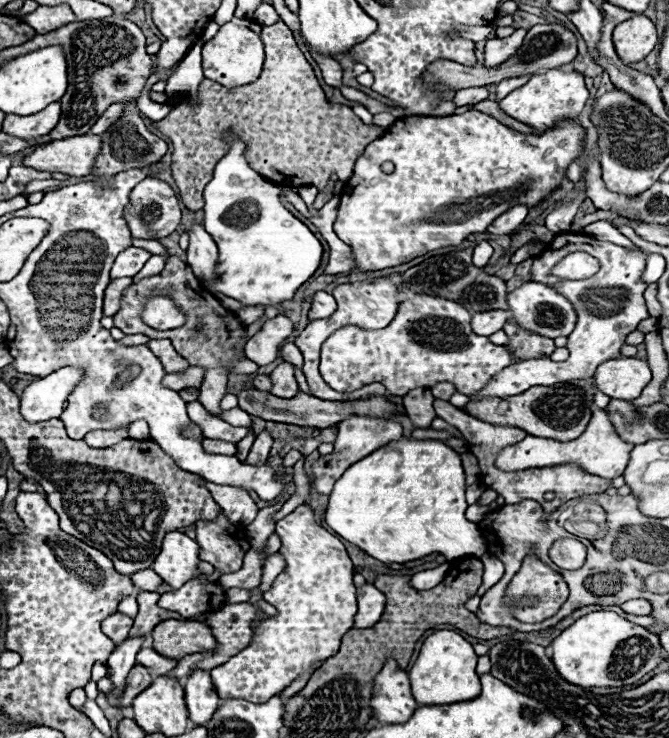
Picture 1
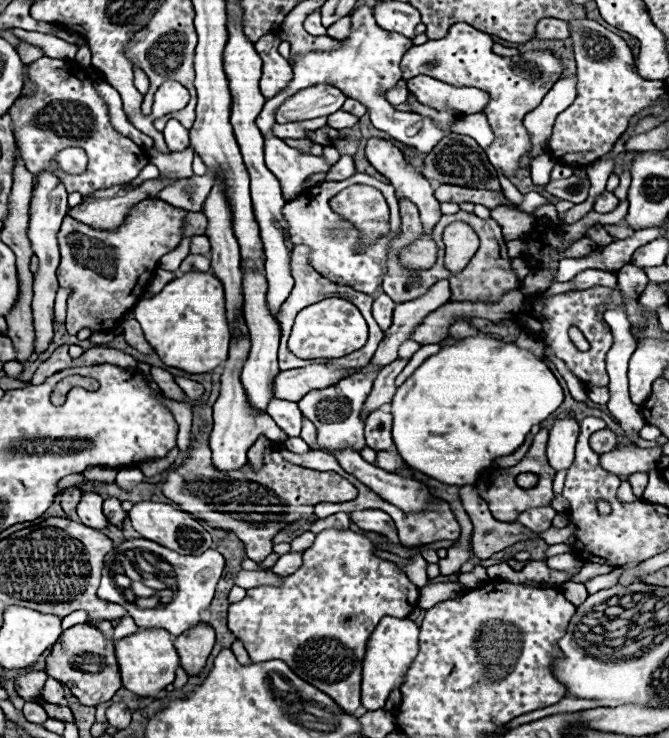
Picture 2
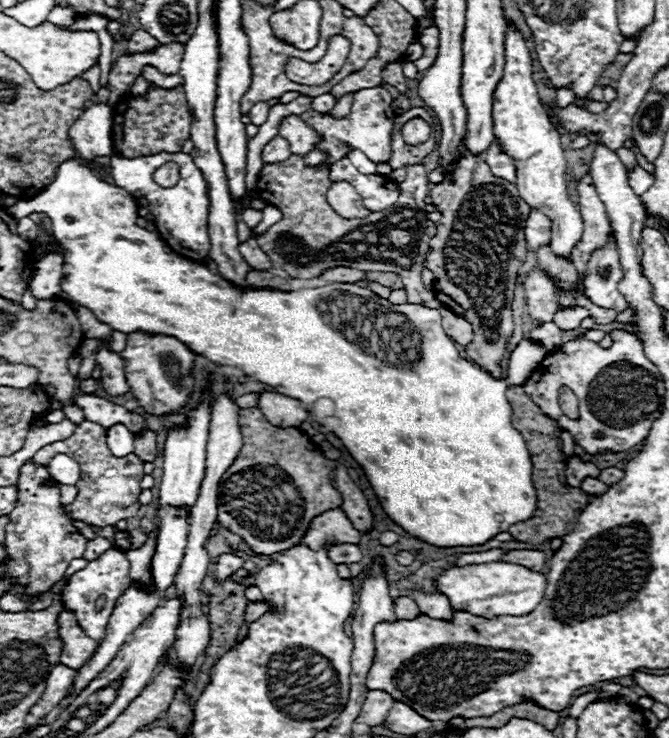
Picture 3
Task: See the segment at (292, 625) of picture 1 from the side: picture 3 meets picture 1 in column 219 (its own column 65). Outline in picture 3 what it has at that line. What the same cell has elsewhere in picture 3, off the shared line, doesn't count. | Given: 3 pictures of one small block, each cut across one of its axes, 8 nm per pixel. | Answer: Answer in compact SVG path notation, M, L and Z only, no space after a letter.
M58 664L56 668L52 668L52 672L48 674L48 680L46 680L46 690L44 690L44 696L38 700L36 706L32 706L30 714L38 720L42 716L48 716L56 704L70 692L72 688L72 680L74 680L74 674L76 670L64 666L64 664Z

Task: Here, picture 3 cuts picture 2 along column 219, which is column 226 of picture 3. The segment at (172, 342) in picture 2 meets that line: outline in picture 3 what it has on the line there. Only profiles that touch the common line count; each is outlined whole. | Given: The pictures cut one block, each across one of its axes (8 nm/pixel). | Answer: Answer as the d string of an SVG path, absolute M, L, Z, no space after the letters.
M94 104L90 108L86 108L82 112L82 116L74 122L74 126L70 128L70 138L74 142L74 148L80 152L80 160L70 160L64 162L58 168L56 180L52 184L48 184L48 188L44 188L44 192L40 192L38 196L30 198L30 200L18 200L14 206L6 208L6 212L12 218L22 218L22 216L30 216L32 212L44 212L50 220L52 220L52 240L58 240L64 248L66 248L66 262L64 262L64 280L62 280L62 292L70 296L70 302L76 302L80 306L86 306L88 310L92 310L92 314L112 326L118 332L124 334L132 334L132 332L148 332L148 334L164 334L164 336L174 336L176 340L184 342L192 352L204 356L206 360L214 362L214 364L224 364L224 366L232 366L242 370L246 376L252 376L254 380L272 386L274 392L284 394L284 396L292 396L296 400L300 400L308 412L312 412L314 402L318 398L330 398L334 402L334 416L330 418L320 418L318 422L322 426L326 426L330 432L334 432L344 446L348 448L348 452L352 454L352 458L364 468L366 478L370 480L370 486L374 488L376 496L380 496L380 504L384 508L384 512L398 524L402 526L406 532L410 532L412 536L418 536L420 540L446 548L446 546L476 546L476 544L484 544L486 540L490 540L494 534L498 532L506 532L512 524L520 522L520 520L528 520L534 514L534 506L536 506L536 488L532 484L532 462L530 462L530 454L526 448L526 442L522 438L520 432L516 432L512 428L510 416L512 416L512 408L506 400L506 390L512 385L522 385L530 377L532 372L538 368L538 364L546 358L548 350L532 340L522 340L520 344L511 353L507 376L502 380L492 378L488 372L480 370L478 366L474 366L472 362L468 362L466 358L460 358L460 352L456 350L456 342L452 338L448 338L448 334L442 328L442 316L436 308L428 308L422 304L390 304L388 300L376 296L370 288L362 288L356 284L326 284L326 286L318 286L318 288L300 288L296 292L278 292L278 290L268 290L268 288L238 288L232 282L224 280L220 274L210 272L206 266L192 262L188 258L182 258L178 254L166 254L162 250L162 238L158 232L148 232L144 228L140 228L136 224L138 218L138 204L136 200L124 192L118 186L110 186L104 180L96 178L90 168L86 166L88 160L92 160L94 156L110 156L114 152L112 146L112 110L106 104Z

